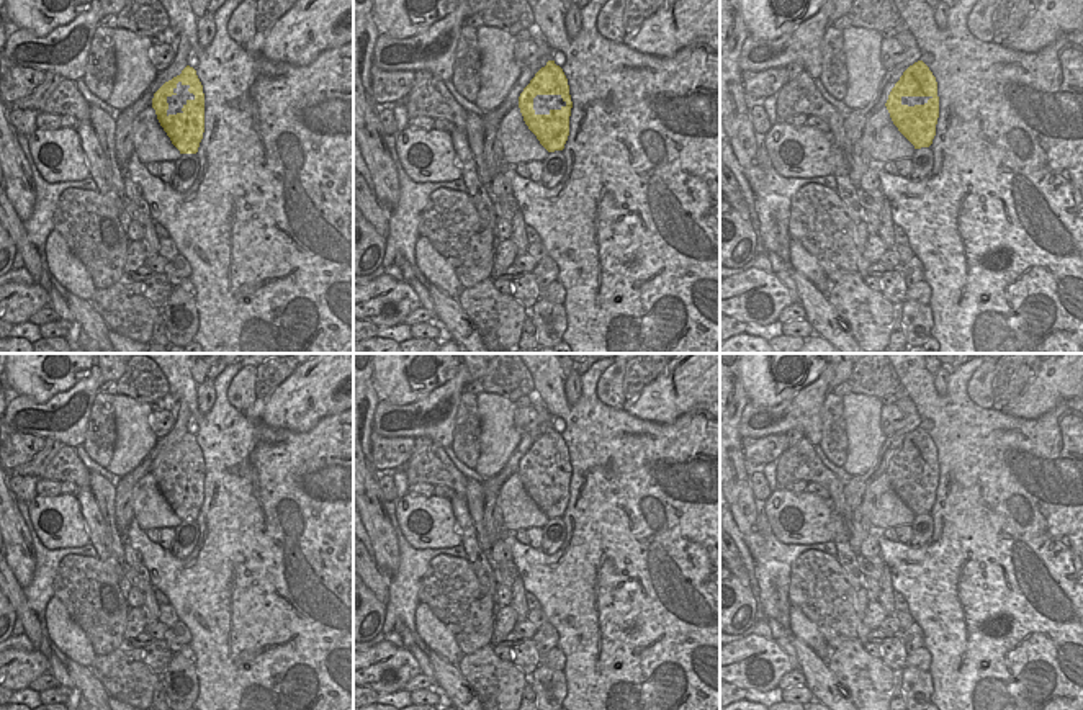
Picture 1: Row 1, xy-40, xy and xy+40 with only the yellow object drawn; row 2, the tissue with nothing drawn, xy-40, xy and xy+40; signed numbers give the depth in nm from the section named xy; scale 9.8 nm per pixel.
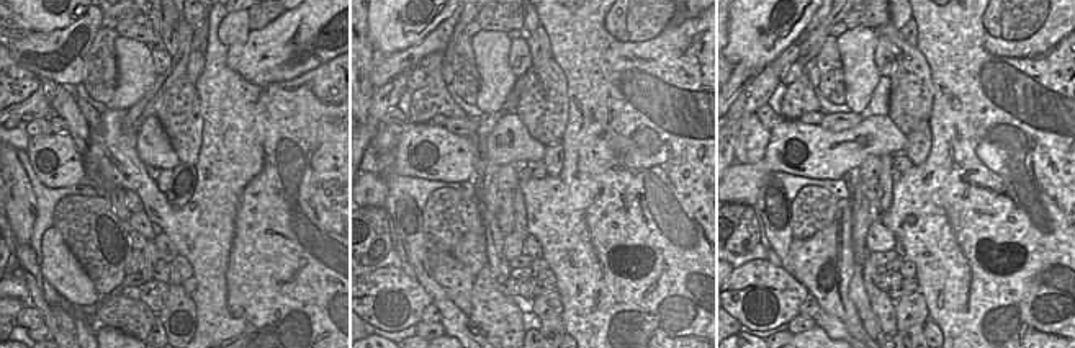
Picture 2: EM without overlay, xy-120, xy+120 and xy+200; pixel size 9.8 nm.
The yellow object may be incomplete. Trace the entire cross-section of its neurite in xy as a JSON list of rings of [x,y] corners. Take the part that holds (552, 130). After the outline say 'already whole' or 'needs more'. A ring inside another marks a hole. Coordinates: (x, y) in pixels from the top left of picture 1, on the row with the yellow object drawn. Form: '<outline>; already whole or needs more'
[[[548,61],[519,97],[519,108],[528,129],[548,151],[563,151],[569,136],[571,95],[568,79],[555,61]],[[537,95],[559,95],[566,103],[559,110],[550,110],[548,115],[537,115],[533,98]]]; already whole

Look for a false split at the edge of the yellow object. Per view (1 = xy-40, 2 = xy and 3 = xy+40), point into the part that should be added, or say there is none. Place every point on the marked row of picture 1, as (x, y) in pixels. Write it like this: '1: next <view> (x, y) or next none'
1: next none
2: next none
3: next none

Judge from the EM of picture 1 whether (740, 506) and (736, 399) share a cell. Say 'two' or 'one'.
one

